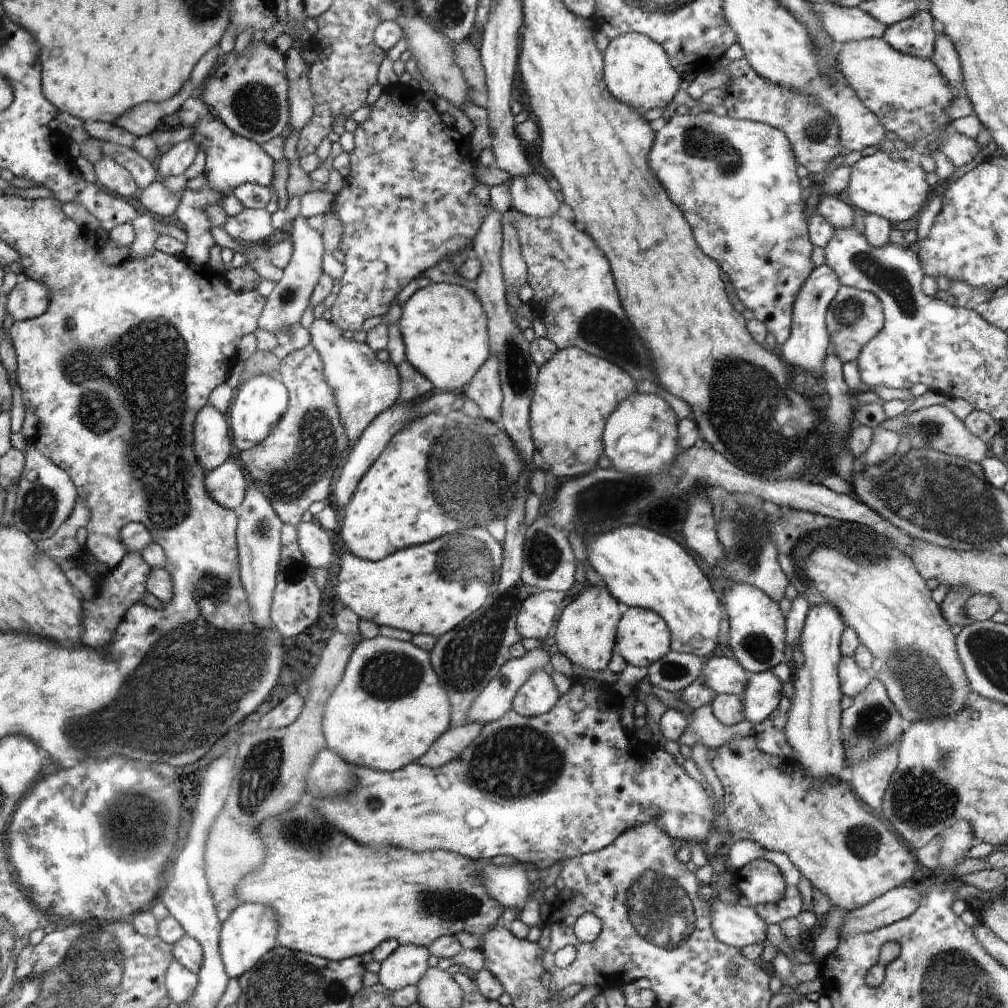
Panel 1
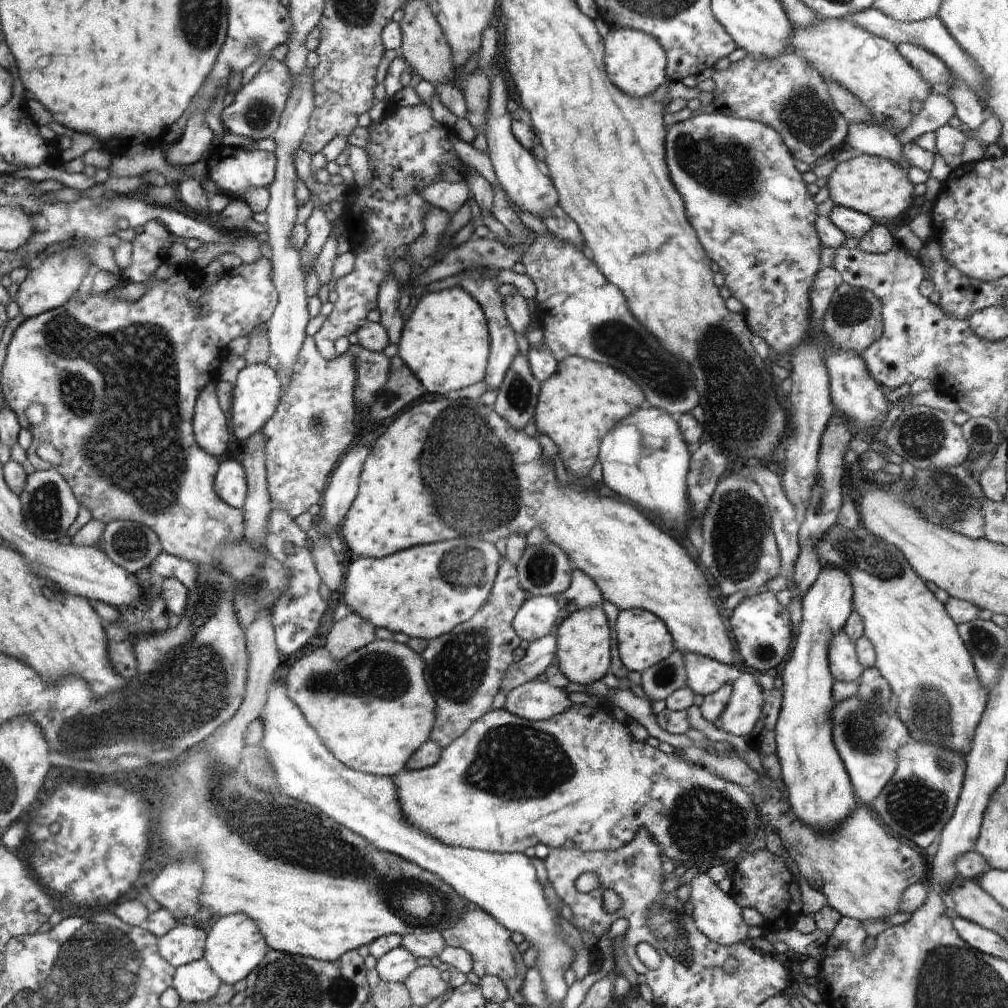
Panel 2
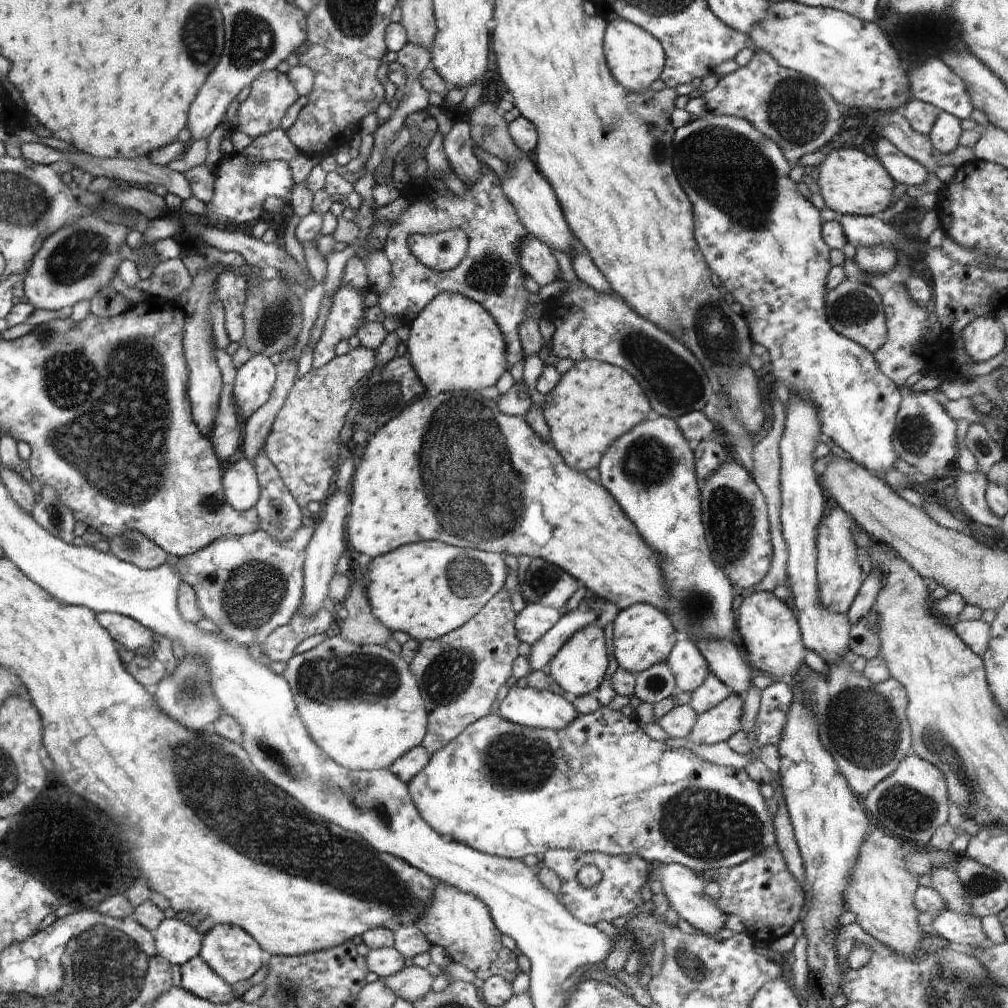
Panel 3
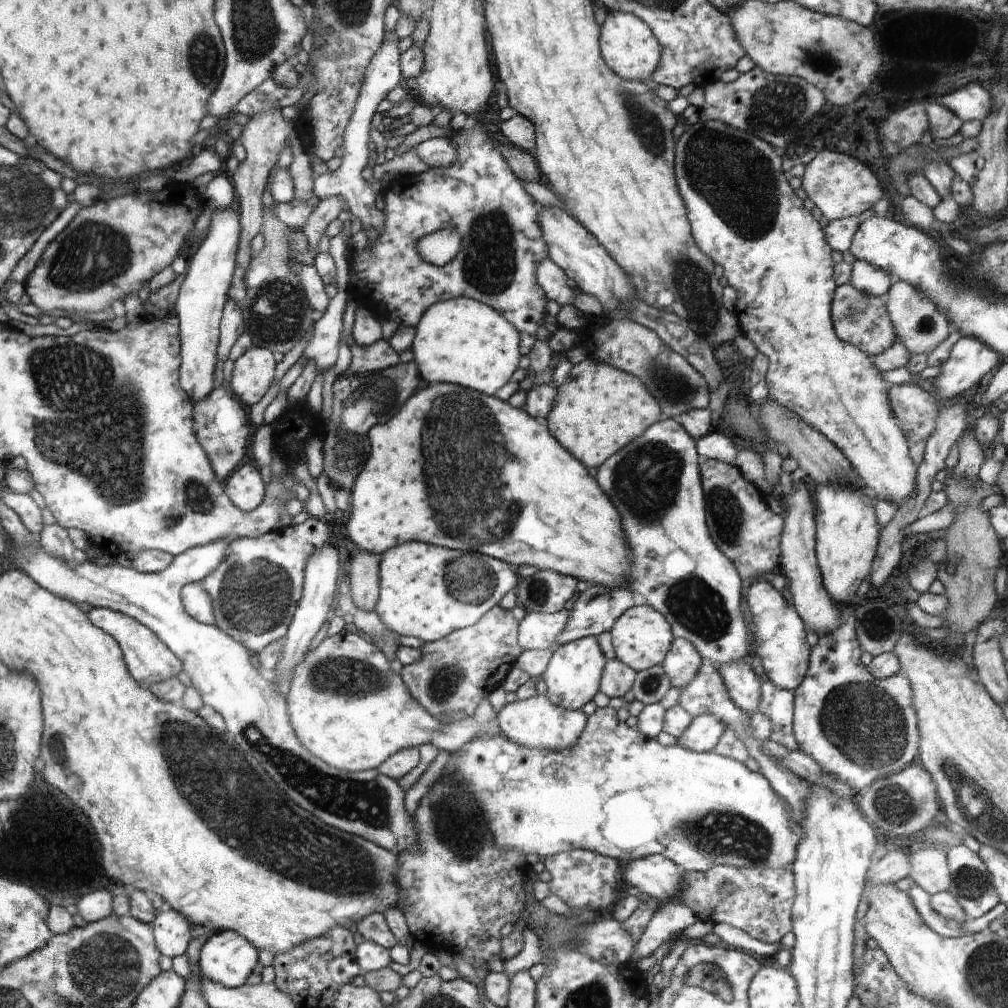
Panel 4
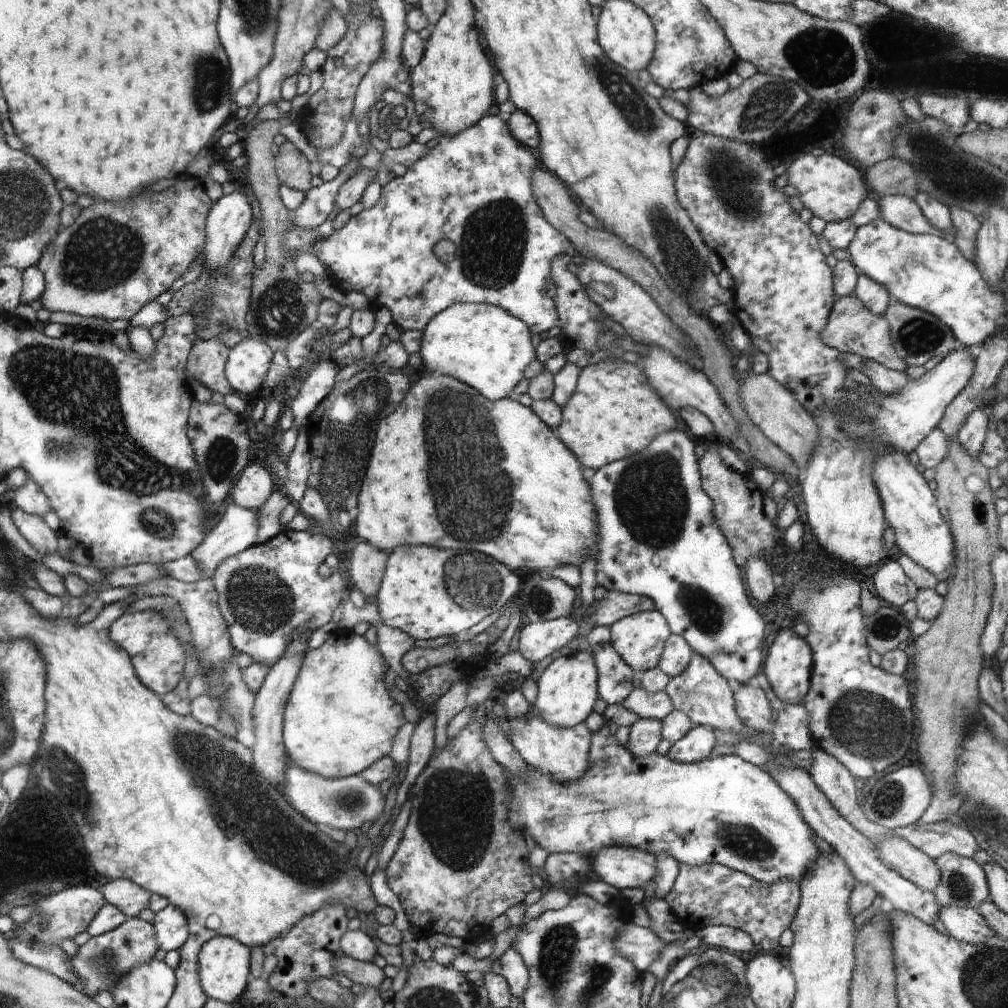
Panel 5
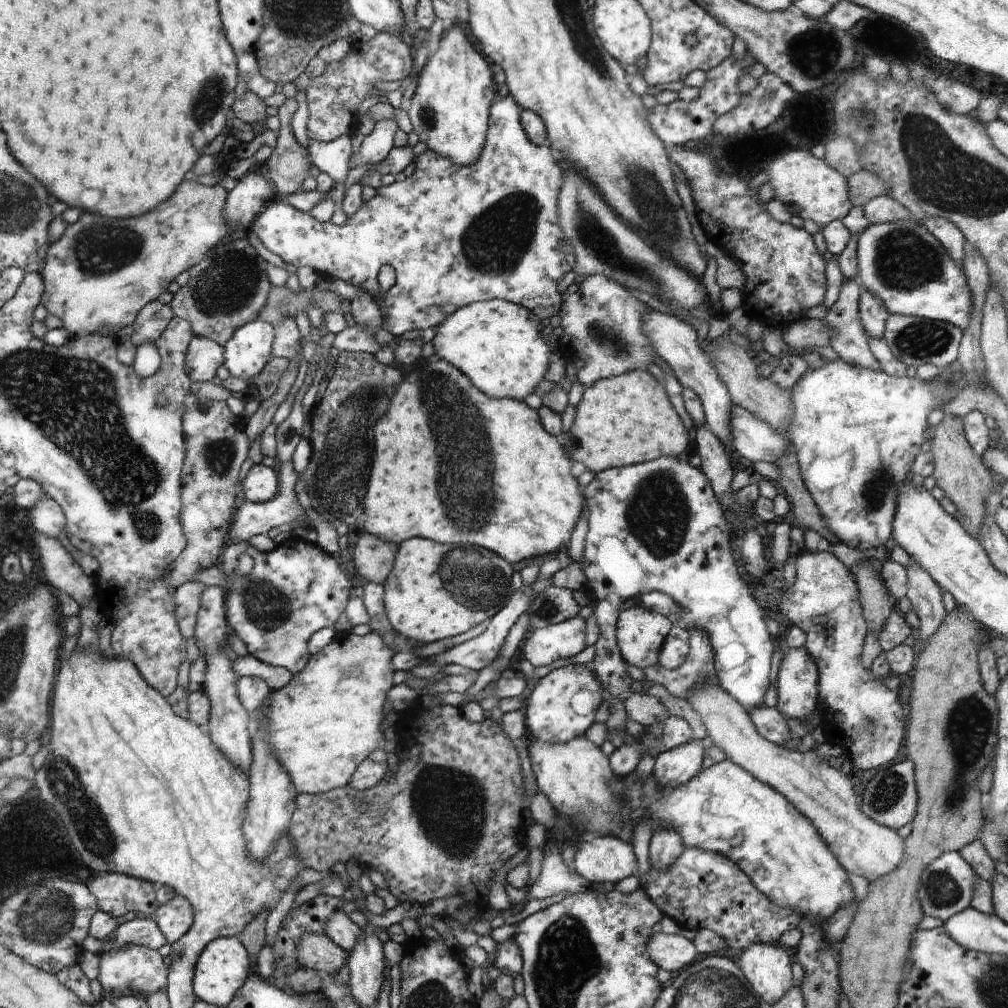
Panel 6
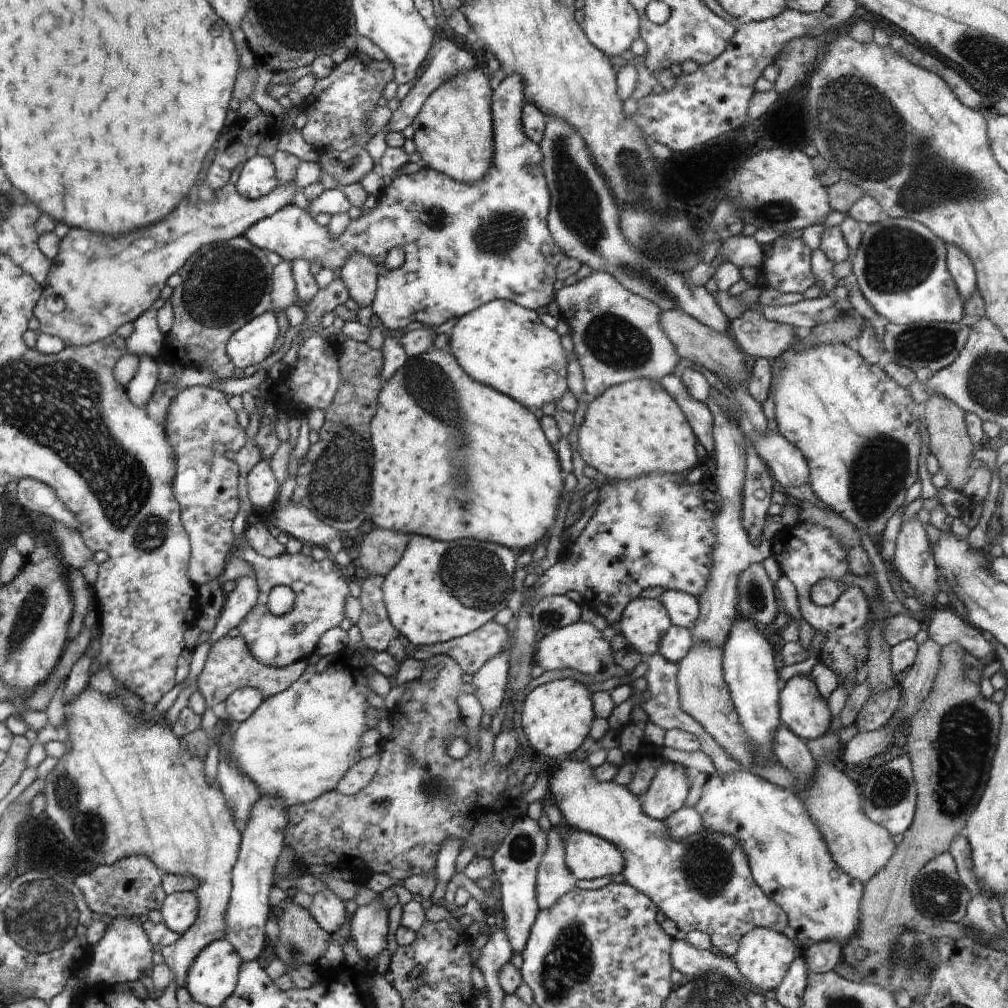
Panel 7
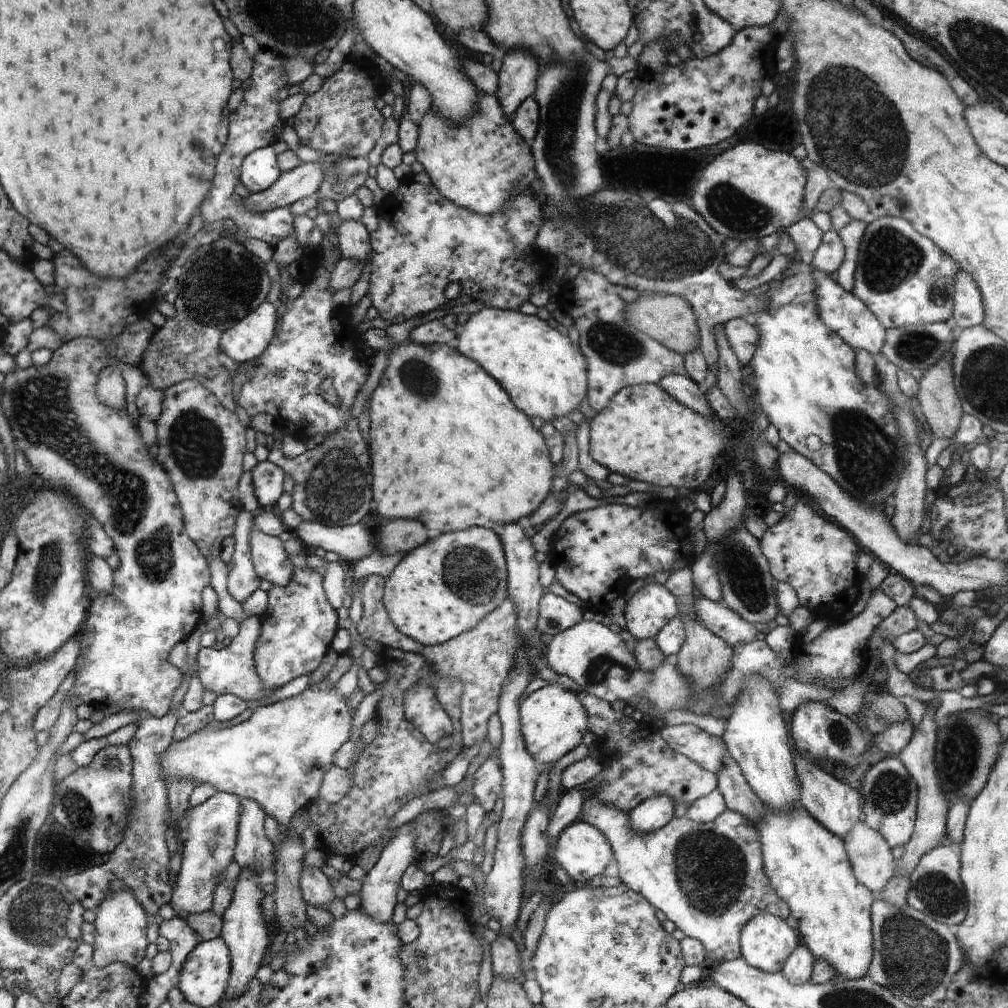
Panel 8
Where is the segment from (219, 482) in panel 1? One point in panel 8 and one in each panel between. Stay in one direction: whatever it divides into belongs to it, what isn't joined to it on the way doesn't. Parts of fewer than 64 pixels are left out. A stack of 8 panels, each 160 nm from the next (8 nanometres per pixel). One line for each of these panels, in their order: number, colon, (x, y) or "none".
2: (230, 483)
3: (242, 488)
4: (246, 489)
5: (256, 484)
6: (260, 483)
7: (263, 488)
8: (267, 477)

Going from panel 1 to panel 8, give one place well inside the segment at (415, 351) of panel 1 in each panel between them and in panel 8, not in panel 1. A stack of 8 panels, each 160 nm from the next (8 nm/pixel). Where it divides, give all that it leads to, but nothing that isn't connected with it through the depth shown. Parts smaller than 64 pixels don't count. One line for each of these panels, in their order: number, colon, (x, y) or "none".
2: (445, 342)
3: (455, 344)
4: (462, 341)
5: (484, 346)
6: (498, 345)
7: (501, 344)
8: (544, 374)

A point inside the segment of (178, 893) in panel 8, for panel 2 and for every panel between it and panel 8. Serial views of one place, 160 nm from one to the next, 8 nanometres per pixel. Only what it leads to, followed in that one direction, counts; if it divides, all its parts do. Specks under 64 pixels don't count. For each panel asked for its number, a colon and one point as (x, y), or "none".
2: (184, 944)
3: (178, 942)
4: (171, 930)
5: (171, 924)
6: (175, 918)
7: (180, 910)

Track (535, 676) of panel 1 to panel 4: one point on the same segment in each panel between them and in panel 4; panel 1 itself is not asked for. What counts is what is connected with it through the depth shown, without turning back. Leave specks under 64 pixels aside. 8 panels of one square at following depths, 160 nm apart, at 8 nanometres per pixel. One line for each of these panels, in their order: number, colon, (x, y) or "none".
2: (535, 700)
3: (536, 708)
4: (535, 723)

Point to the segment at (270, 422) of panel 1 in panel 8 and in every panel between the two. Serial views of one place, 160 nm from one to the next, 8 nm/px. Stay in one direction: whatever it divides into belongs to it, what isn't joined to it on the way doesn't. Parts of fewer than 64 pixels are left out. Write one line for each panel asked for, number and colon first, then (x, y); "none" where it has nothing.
2: (257, 394)
3: (253, 383)
4: (253, 373)
5: (247, 363)
6: (247, 352)
7: (253, 343)
8: (250, 337)

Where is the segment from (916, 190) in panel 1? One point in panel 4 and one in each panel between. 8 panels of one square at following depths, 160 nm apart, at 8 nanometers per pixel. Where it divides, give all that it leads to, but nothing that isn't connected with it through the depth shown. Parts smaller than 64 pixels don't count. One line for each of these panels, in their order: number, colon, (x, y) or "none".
2: (880, 188)
3: (851, 183)
4: (840, 186)

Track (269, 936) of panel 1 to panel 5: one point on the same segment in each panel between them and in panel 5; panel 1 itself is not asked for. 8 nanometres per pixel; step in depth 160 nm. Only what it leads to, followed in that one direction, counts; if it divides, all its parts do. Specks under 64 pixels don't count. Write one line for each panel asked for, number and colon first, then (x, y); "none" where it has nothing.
2: (235, 947)
3: (234, 954)
4: (228, 959)
5: (224, 962)

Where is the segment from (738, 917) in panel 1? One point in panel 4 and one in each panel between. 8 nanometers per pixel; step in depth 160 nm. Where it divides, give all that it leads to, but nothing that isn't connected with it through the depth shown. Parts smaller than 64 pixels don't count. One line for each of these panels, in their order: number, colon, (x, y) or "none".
2: (717, 916)
3: (684, 888)
4: (656, 876)

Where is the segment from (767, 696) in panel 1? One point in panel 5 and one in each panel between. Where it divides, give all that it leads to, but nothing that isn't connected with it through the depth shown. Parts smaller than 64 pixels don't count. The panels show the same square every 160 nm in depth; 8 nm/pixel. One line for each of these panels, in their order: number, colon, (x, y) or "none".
2: (743, 710)
3: (716, 725)
4: (703, 733)
5: (698, 743)

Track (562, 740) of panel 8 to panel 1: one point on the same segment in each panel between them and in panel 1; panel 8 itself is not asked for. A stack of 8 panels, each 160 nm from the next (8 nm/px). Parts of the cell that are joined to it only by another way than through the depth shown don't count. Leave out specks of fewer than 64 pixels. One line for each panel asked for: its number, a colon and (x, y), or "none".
1: (586, 631)
2: (583, 639)
3: (579, 667)
4: (573, 675)
5: (567, 689)
6: (562, 705)
7: (557, 716)

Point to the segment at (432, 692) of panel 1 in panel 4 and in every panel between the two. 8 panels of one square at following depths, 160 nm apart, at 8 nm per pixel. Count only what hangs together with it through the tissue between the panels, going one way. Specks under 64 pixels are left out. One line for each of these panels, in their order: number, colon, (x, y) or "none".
2: (373, 709)
3: (361, 704)
4: (348, 707)

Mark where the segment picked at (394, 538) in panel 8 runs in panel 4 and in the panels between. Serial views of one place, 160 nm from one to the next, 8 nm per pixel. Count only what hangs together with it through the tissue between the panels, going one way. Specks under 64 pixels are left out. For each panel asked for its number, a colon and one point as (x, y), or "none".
4: (364, 574)
5: (367, 564)
6: (374, 558)
7: (381, 550)

